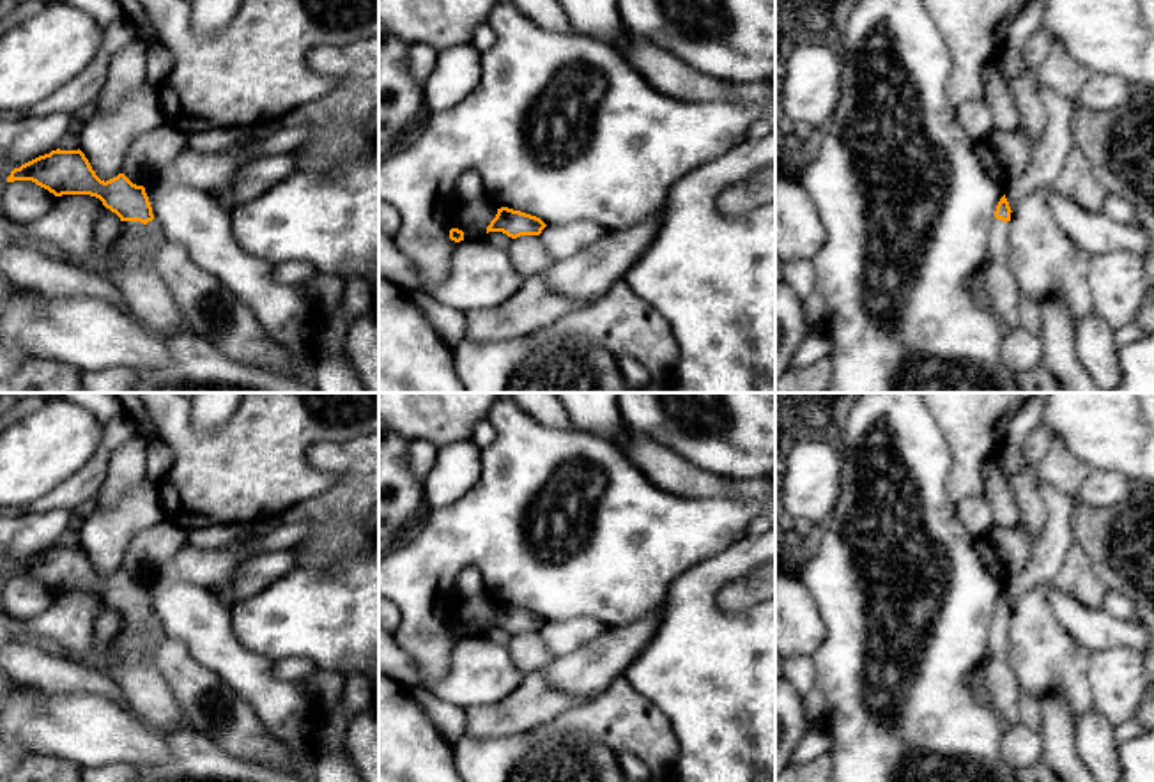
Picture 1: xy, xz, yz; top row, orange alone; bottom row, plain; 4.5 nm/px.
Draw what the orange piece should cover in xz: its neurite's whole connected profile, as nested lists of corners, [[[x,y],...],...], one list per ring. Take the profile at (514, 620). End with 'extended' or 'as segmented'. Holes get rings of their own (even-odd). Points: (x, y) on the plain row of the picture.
[[[501,603],[487,623],[487,630],[503,628],[508,633],[517,635],[520,632],[540,632],[545,623],[547,621],[536,612]]]; as segmented

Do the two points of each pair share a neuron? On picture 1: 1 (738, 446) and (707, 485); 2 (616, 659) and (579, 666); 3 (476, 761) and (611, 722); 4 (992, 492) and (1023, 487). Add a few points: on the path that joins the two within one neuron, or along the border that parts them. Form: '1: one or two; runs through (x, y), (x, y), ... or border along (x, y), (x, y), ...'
1: two; border along (678, 453), (703, 469), (728, 476), (733, 482)
2: one; runs through (607, 659), (588, 666)
3: one; runs through (510, 751), (549, 728), (577, 722)
4: two; border along (1006, 478), (1018, 522)

